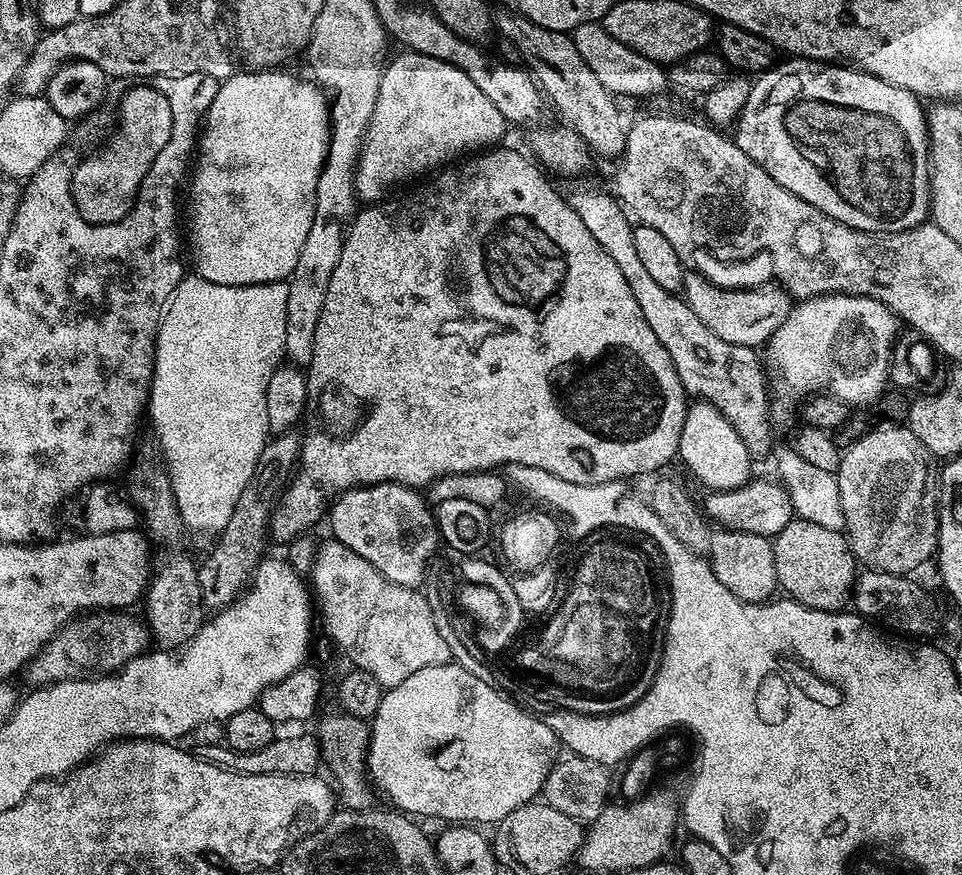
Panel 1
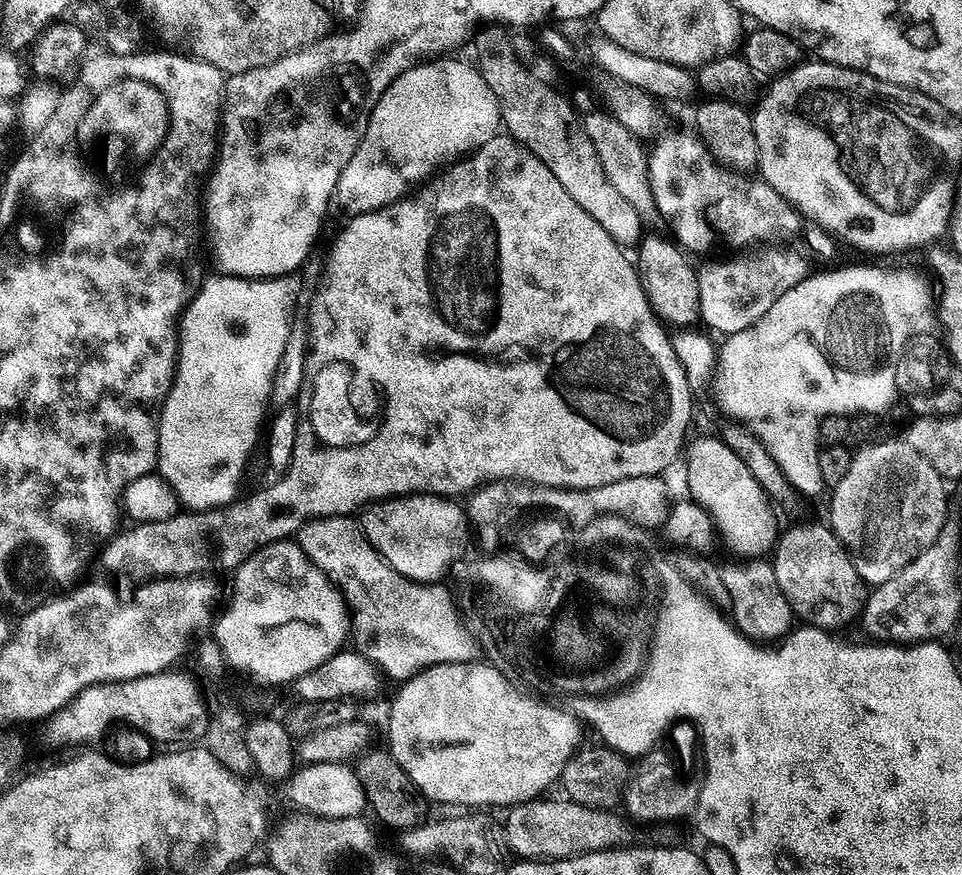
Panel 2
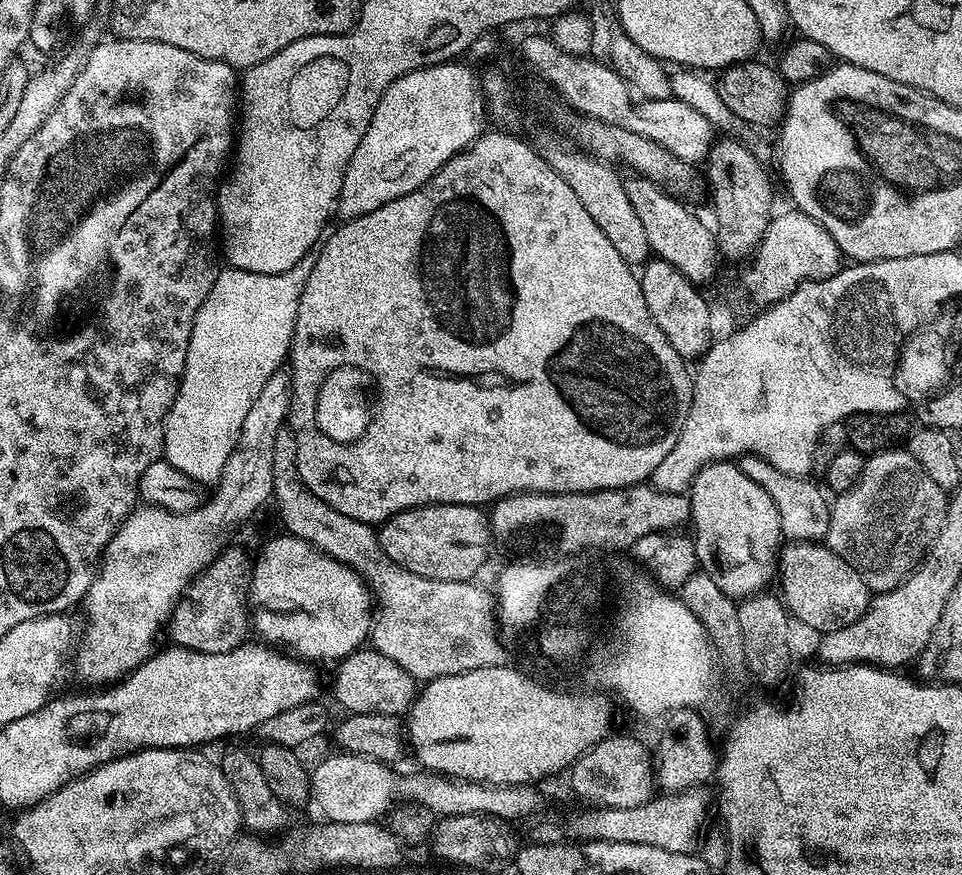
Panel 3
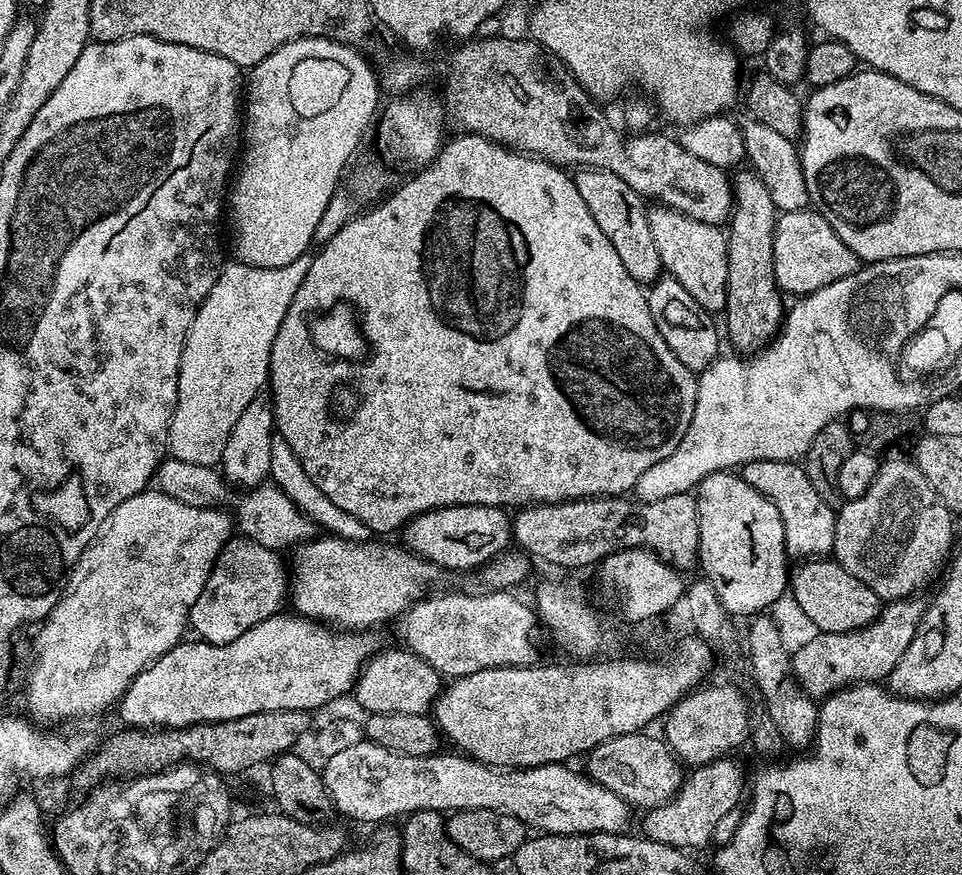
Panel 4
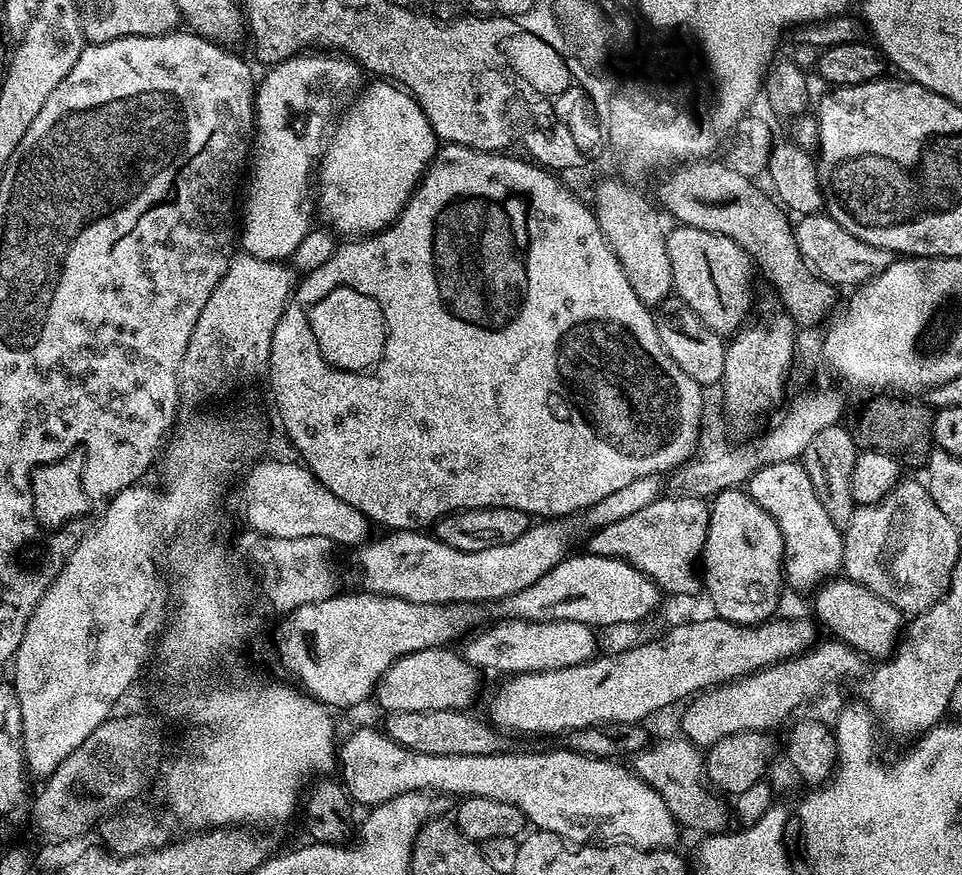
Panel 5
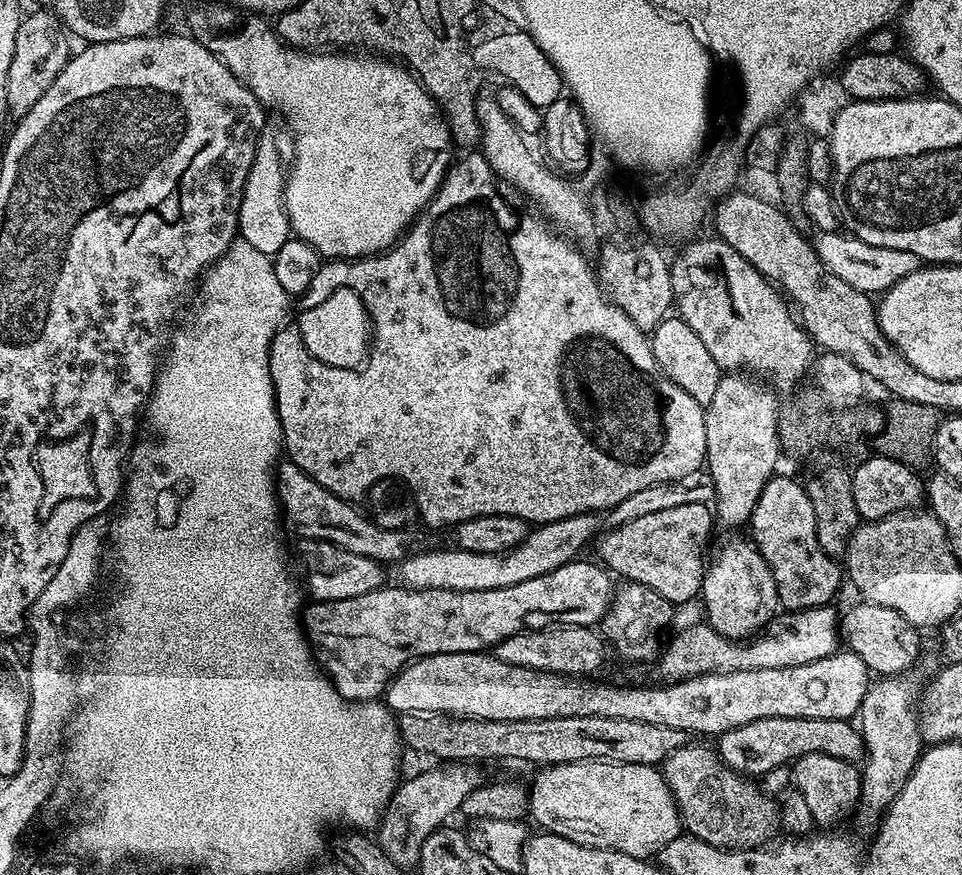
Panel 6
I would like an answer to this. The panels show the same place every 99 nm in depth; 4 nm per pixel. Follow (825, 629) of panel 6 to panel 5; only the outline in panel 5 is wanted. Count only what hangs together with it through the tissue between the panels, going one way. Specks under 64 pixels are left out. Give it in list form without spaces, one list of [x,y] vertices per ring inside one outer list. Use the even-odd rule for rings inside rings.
[[[773,618],[763,624],[745,626],[731,624],[728,620],[714,619],[694,622],[690,625],[674,625],[665,636],[653,639],[636,649],[625,652],[600,654],[578,666],[566,666],[549,672],[522,672],[513,675],[496,693],[488,704],[487,719],[505,733],[526,732],[528,734],[563,733],[573,728],[597,726],[636,726],[659,708],[668,708],[683,696],[691,697],[718,684],[727,684],[740,676],[751,676],[762,668],[783,664],[804,655],[817,643],[817,625],[808,620],[780,620]]]

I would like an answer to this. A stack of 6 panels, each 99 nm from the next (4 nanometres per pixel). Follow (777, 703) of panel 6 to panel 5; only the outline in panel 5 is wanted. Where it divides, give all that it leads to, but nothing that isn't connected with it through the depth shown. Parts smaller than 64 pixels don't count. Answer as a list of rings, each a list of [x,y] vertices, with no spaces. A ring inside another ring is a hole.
[[[447,647],[427,648],[396,660],[384,672],[376,686],[374,700],[389,712],[429,712],[430,710],[464,710],[480,688],[481,673],[463,655],[456,656]]]

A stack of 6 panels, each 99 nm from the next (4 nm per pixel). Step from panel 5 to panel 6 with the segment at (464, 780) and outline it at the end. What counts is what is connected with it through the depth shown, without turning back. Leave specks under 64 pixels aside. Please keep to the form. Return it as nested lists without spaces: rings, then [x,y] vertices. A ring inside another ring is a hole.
[[[579,760],[569,764],[550,764],[541,767],[537,772],[540,773],[533,778],[532,788],[530,784],[530,791],[528,792],[528,812],[541,824],[539,827],[543,831],[552,832],[555,836],[561,836],[570,842],[584,844],[588,848],[612,848],[615,852],[641,858],[655,857],[667,844],[674,842],[674,838],[678,838],[682,834],[680,811],[674,802],[670,786],[664,780],[663,771],[659,767],[651,764],[611,764],[608,760]]]

